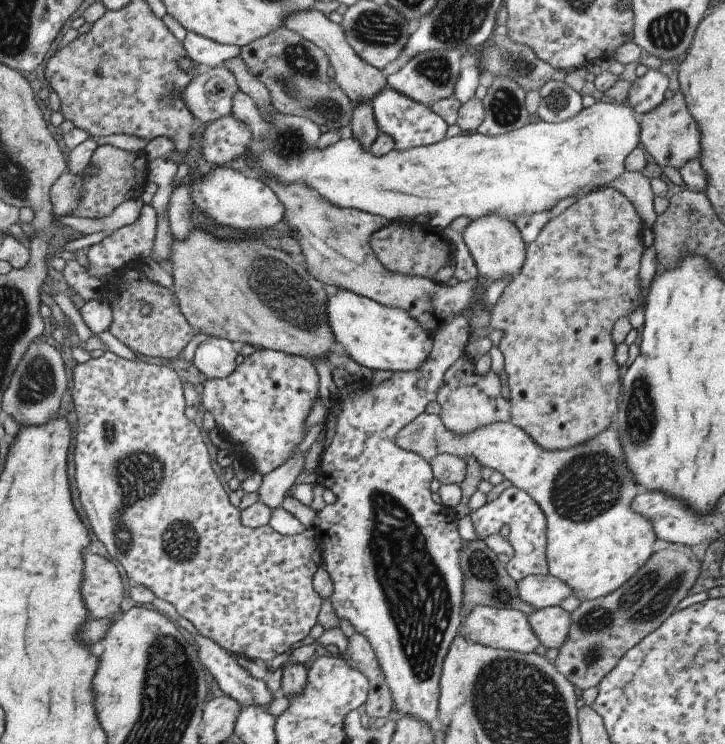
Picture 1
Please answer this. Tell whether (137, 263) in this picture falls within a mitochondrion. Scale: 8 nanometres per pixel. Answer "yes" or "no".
no

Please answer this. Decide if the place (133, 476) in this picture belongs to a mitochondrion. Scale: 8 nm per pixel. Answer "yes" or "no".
yes

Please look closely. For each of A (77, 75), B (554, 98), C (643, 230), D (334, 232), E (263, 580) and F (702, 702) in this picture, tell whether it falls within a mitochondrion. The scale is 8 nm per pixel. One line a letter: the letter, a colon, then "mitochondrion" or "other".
A: other
B: mitochondrion
C: other
D: mitochondrion
E: other
F: other

